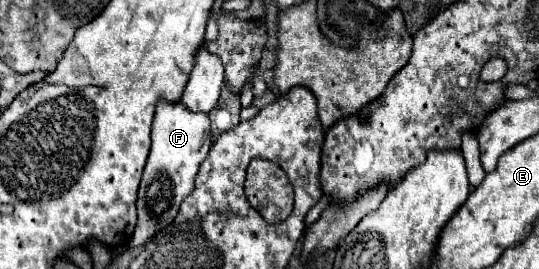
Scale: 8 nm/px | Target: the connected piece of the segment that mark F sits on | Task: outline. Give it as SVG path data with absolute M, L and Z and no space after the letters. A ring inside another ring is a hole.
M160 100L152 124L152 148L138 192L138 224L130 246L142 246L156 232L166 228L180 208L180 202L194 190L194 178L212 146L210 120L206 112L190 112L182 102Z

